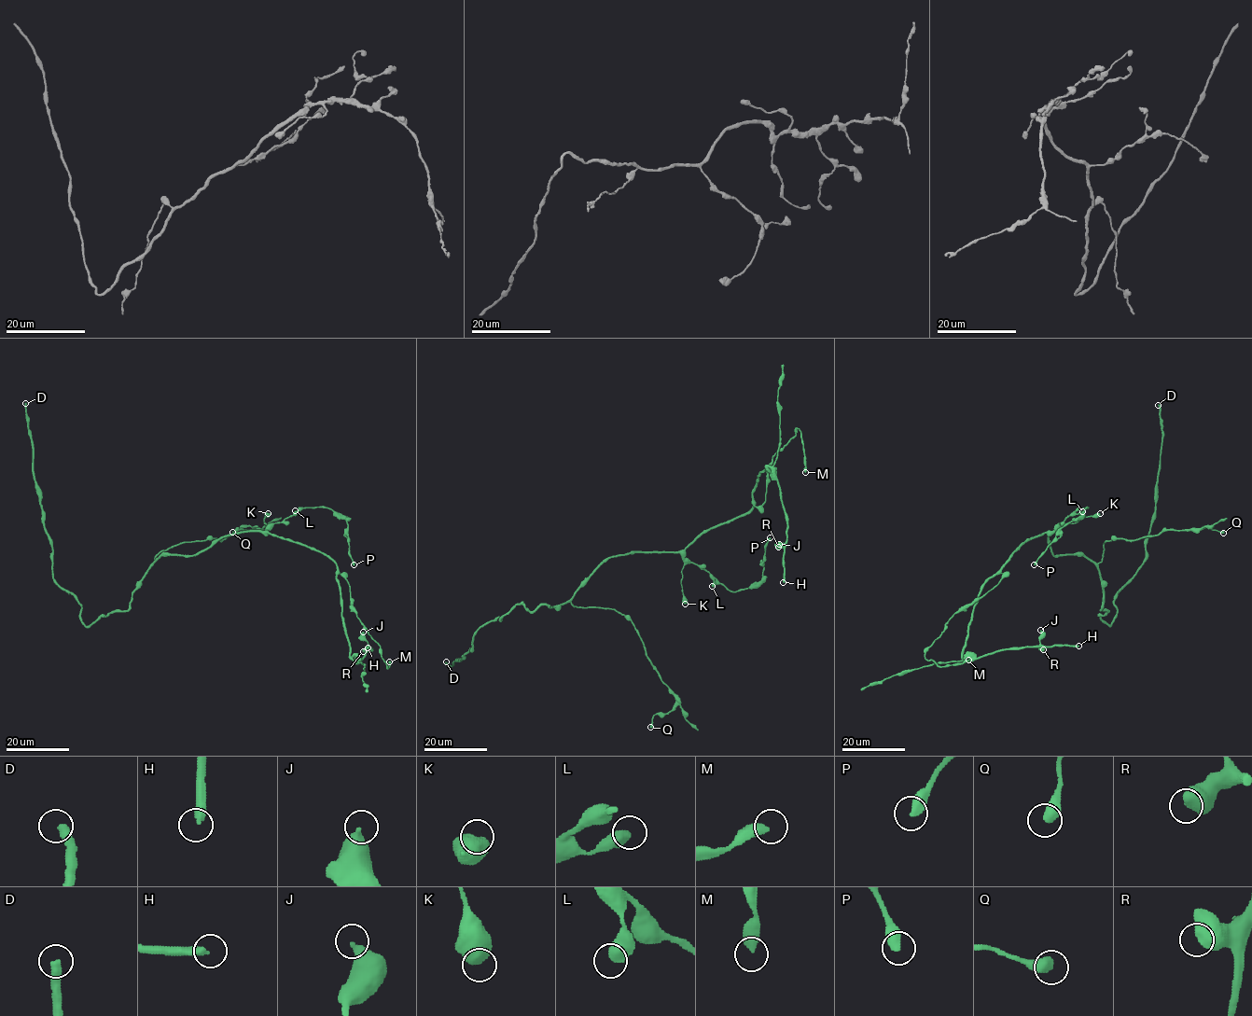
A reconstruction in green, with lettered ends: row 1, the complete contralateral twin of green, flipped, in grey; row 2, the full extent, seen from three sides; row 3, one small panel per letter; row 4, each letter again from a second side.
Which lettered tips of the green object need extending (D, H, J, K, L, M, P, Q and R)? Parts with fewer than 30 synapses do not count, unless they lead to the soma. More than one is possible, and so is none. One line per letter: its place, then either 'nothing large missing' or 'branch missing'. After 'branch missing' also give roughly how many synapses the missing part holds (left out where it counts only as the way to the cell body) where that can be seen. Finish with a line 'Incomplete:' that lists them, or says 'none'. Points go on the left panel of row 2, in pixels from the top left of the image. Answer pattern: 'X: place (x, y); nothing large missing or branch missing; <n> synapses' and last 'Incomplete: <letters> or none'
D: place (25, 403); nothing large missing
H: place (368, 647); branch missing; 250 synapses
J: place (363, 632); nothing large missing
K: place (268, 513); nothing large missing
L: place (295, 510); nothing large missing
M: place (389, 661); nothing large missing
P: place (354, 564); nothing large missing
Q: place (232, 532); nothing large missing
R: place (363, 651); nothing large missing
Incomplete: H

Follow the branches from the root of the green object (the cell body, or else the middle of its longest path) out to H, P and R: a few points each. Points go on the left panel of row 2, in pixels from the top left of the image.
H: (185, 555), (248, 531), (268, 531), (326, 553), (337, 568), (349, 655), (361, 659), (371, 648), (368, 647)
P: (185, 555), (198, 554), (225, 536), (265, 531), (302, 508), (325, 507), (346, 521), (349, 556), (354, 564)
R: (185, 555), (248, 531), (268, 531), (326, 553), (337, 568), (349, 655), (361, 659), (371, 648), (363, 651)

